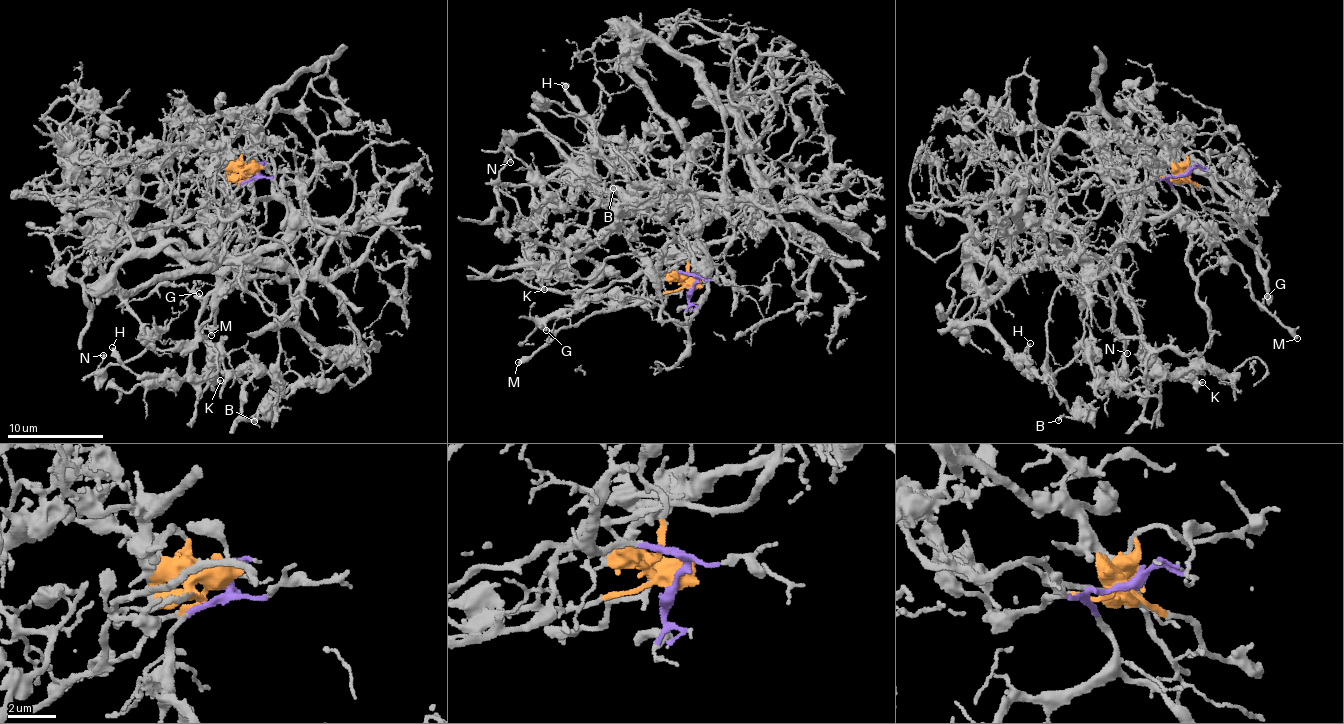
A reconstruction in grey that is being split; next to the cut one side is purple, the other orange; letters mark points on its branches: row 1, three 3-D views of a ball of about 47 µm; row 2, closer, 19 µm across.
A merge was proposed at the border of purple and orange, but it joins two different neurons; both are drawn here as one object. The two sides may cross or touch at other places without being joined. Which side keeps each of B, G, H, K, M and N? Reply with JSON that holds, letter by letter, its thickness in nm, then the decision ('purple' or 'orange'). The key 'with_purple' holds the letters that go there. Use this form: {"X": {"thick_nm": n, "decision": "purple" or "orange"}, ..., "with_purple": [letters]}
{"B": {"thick_nm": 170, "decision": "purple"}, "G": {"thick_nm": 140, "decision": "purple"}, "H": {"thick_nm": 320, "decision": "purple"}, "K": {"thick_nm": 300, "decision": "purple"}, "M": {"thick_nm": 280, "decision": "purple"}, "N": {"thick_nm": 170, "decision": "purple"}, "with_purple": ["B", "G", "H", "K", "M", "N"]}

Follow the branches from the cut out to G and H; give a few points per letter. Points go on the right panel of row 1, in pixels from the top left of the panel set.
G: (1180, 174), (1168, 181), (1184, 210), (1193, 212), (1228, 256), (1241, 265), (1251, 297), (1261, 308), (1267, 296)
H: (1180, 174), (1168, 181), (1177, 205), (1138, 220), (1085, 285), (1090, 345), (1036, 376), (1031, 343)

